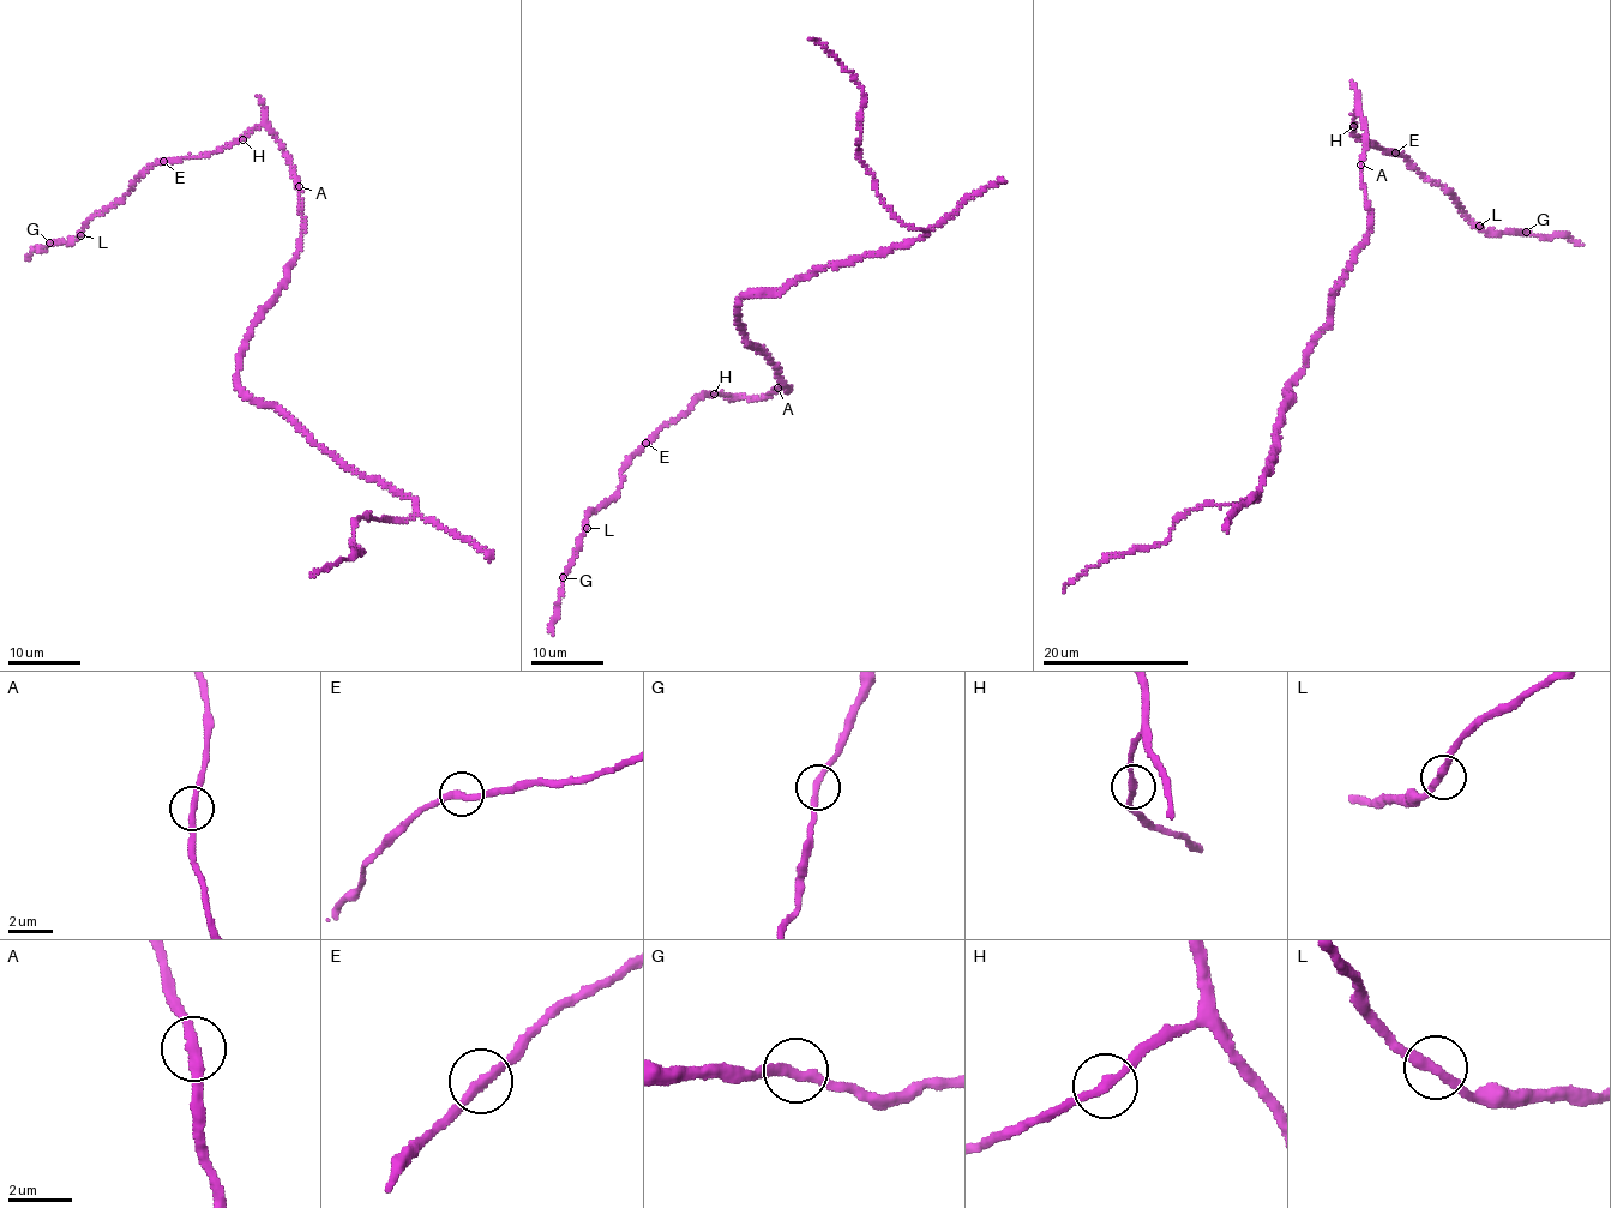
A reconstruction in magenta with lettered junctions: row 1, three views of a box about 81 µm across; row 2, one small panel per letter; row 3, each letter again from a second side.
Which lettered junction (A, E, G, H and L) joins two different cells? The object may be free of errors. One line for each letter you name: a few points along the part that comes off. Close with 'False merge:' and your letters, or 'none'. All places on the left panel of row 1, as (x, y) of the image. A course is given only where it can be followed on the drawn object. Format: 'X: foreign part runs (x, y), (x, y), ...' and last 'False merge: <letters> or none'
False merge: none

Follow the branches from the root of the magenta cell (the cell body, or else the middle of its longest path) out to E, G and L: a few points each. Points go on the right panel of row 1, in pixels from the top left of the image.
E: (1333, 299), (1334, 287), (1369, 230), (1363, 185), (1365, 127), (1357, 108), (1353, 112), (1353, 132), (1395, 152)
G: (1333, 299), (1369, 230), (1365, 127), (1357, 108), (1353, 132), (1401, 152), (1486, 233), (1526, 232)
L: (1333, 299), (1369, 230), (1365, 127), (1357, 108), (1353, 132), (1401, 152), (1479, 226)

